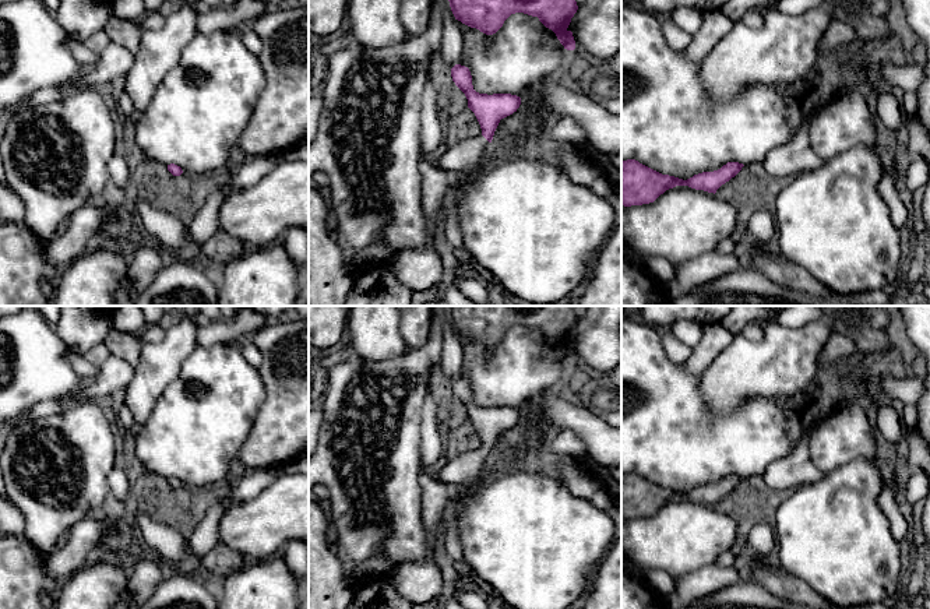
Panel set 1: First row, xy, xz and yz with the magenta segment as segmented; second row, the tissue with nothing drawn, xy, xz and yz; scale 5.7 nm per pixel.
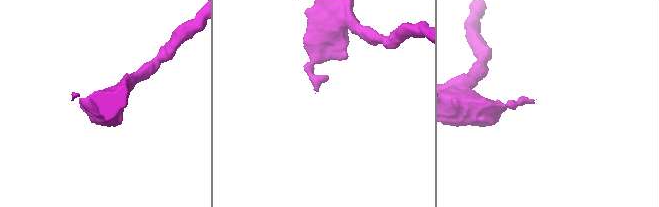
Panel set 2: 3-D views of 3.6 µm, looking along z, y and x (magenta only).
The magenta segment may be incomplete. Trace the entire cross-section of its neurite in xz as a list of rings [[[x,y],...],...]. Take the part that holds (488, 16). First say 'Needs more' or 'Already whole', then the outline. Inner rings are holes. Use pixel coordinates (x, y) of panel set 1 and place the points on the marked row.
Already whole. [[[448,0],[451,11],[455,20],[462,24],[476,28],[486,35],[496,34],[504,24],[504,21],[515,13],[524,13],[532,17],[538,17],[539,21],[549,29],[552,29],[560,43],[567,50],[575,49],[575,41],[573,32],[568,31],[571,18],[578,10],[575,0]]]

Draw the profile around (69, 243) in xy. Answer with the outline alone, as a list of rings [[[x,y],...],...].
[[[89,205],[78,208],[70,218],[68,225],[54,239],[46,243],[45,253],[49,261],[60,270],[84,253],[88,240],[113,218],[109,210],[98,210]]]

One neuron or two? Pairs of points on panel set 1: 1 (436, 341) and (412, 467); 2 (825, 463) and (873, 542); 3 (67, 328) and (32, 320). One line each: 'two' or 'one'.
1: one
2: two
3: two

